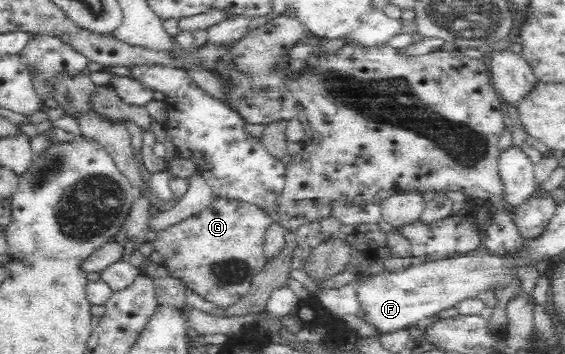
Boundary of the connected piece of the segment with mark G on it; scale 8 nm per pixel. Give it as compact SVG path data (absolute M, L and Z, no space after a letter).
M215 197L212 203L195 215L184 219L181 223L168 227L156 235L153 242L154 250L158 252L169 275L180 279L186 288L191 289L200 297L214 303L222 309L232 305L246 294L251 287L254 277L262 273L267 265L263 251L263 244L268 230L273 225L275 217L263 211L257 206L242 202L240 200Z

